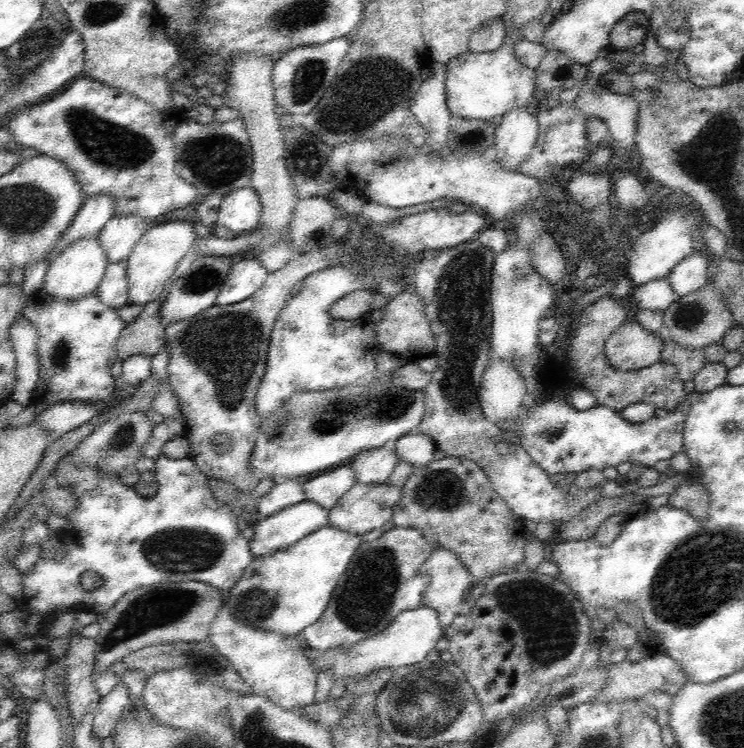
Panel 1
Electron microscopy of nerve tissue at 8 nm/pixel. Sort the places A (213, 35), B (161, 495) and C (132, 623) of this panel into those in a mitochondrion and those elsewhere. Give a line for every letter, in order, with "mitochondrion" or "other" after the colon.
A: other
B: other
C: mitochondrion

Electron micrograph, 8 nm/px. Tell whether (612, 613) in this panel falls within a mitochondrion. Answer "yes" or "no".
no

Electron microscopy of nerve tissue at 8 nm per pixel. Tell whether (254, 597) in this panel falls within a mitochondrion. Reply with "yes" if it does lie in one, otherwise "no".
yes

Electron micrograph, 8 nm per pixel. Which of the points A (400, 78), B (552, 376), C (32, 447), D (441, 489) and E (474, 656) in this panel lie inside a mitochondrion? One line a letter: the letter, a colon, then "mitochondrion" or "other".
A: mitochondrion
B: other
C: other
D: mitochondrion
E: other

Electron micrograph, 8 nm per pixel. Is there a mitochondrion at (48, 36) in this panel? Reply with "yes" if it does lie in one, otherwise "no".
no

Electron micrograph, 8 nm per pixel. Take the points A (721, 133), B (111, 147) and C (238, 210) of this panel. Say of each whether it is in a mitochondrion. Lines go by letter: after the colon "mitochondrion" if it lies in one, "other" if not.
A: mitochondrion
B: mitochondrion
C: other

